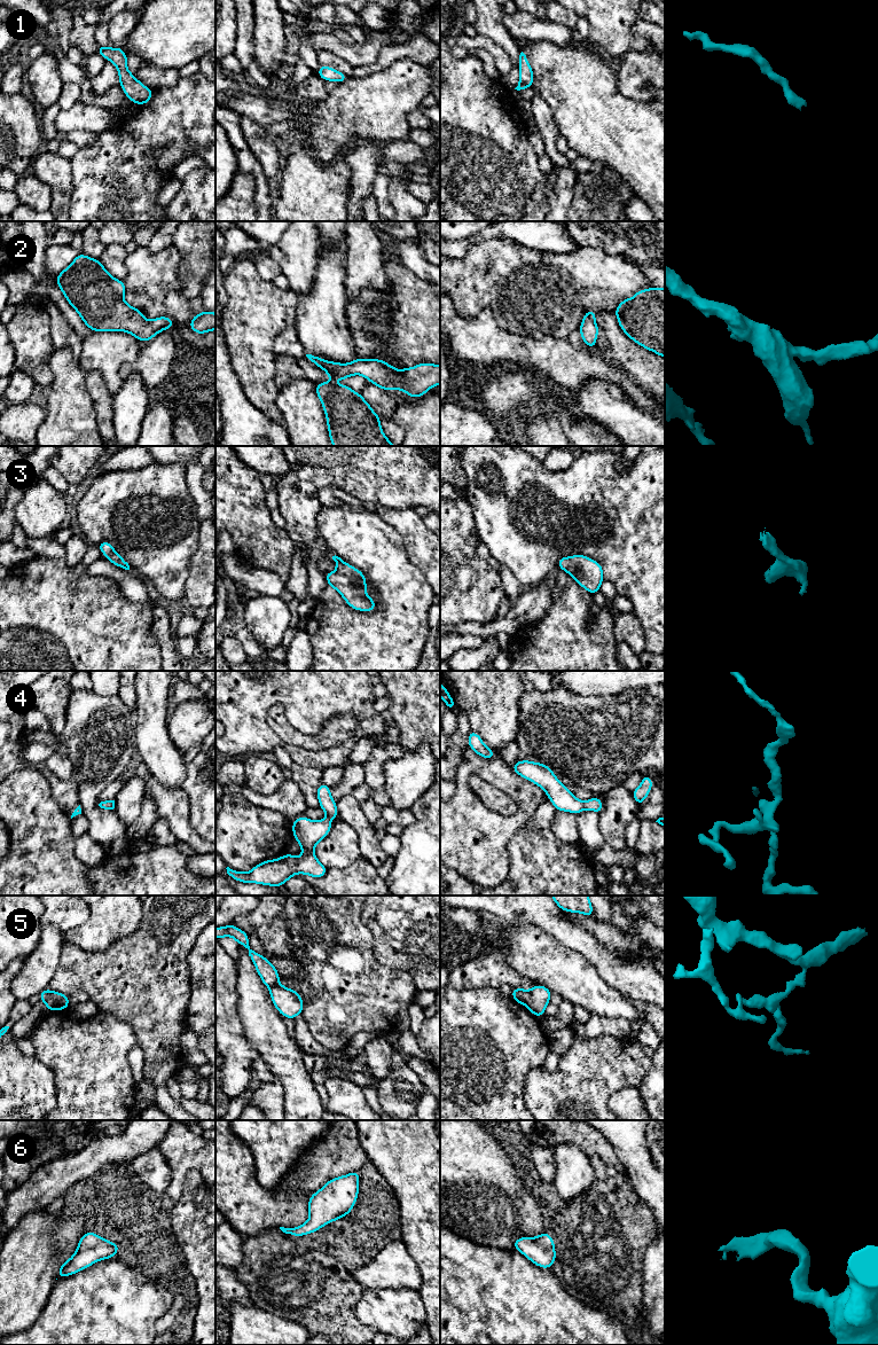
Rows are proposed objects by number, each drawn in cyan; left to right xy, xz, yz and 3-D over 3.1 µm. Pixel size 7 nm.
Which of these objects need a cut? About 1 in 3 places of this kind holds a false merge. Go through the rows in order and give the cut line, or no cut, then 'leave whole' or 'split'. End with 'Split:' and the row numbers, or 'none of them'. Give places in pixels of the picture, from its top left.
1: cut none; leave whole
2: cut none; leave whole
3: cut none; leave whole
4: cut none; leave whole
5: cut xy (49, 990), (51, 999), (46, 1003); split
6: cut none; leave whole
Split: 5

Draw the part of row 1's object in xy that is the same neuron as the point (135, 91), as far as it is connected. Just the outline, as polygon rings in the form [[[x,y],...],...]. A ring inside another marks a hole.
[[[97,45],[97,54],[112,62],[118,70],[119,85],[126,94],[126,99],[132,100],[135,104],[147,104],[154,91],[140,83],[127,69],[127,54],[121,47],[109,48]]]

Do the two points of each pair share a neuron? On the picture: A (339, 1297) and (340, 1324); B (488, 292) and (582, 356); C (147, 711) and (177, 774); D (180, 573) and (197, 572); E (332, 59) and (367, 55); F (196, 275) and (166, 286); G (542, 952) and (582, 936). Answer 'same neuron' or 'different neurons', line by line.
A: same neuron
B: different neurons
C: same neuron
D: different neurons
E: different neurons
F: different neurons
G: different neurons

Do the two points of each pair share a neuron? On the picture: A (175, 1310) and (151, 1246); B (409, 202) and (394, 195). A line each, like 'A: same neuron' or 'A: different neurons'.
A: same neuron
B: same neuron

